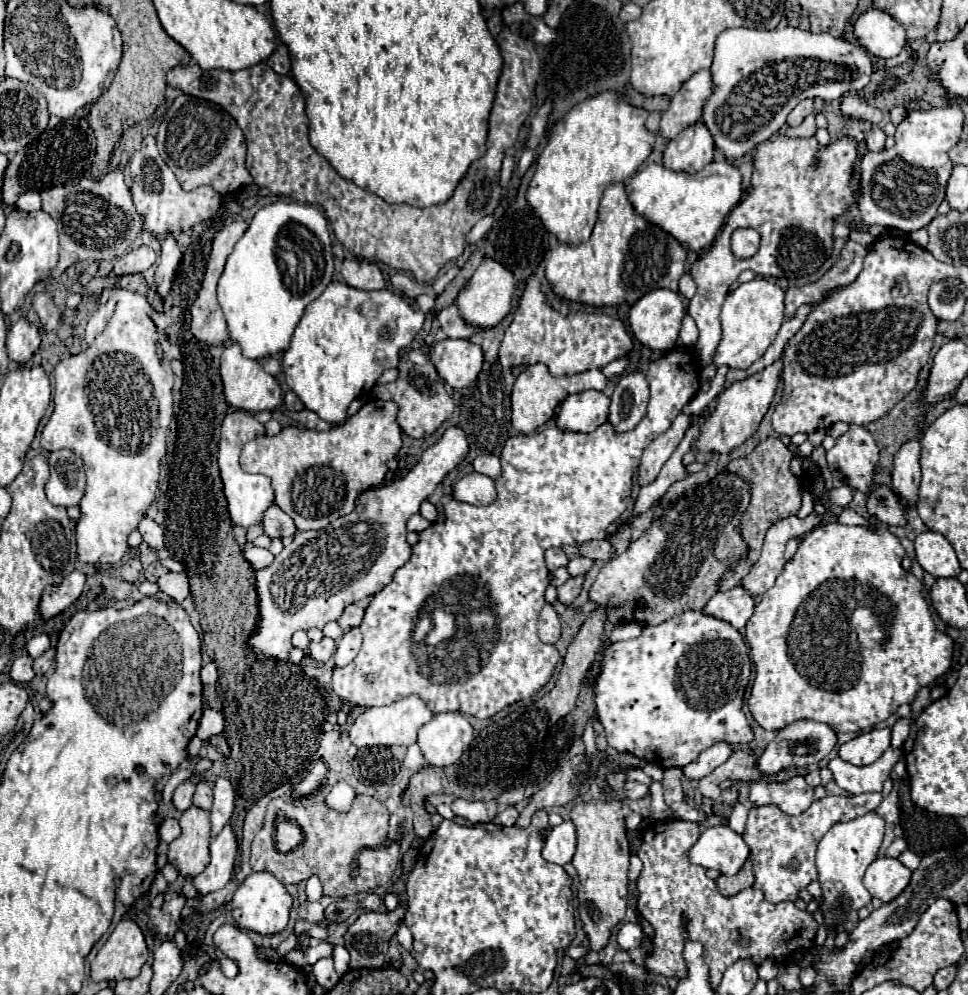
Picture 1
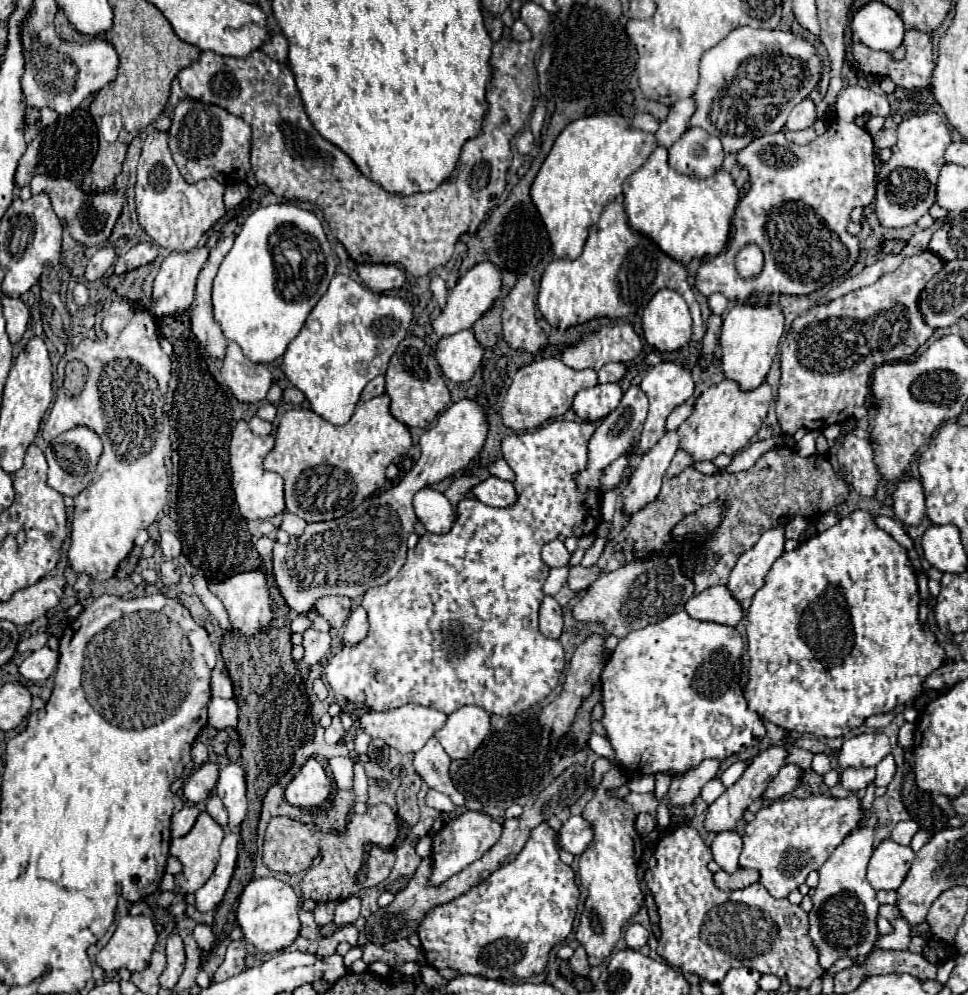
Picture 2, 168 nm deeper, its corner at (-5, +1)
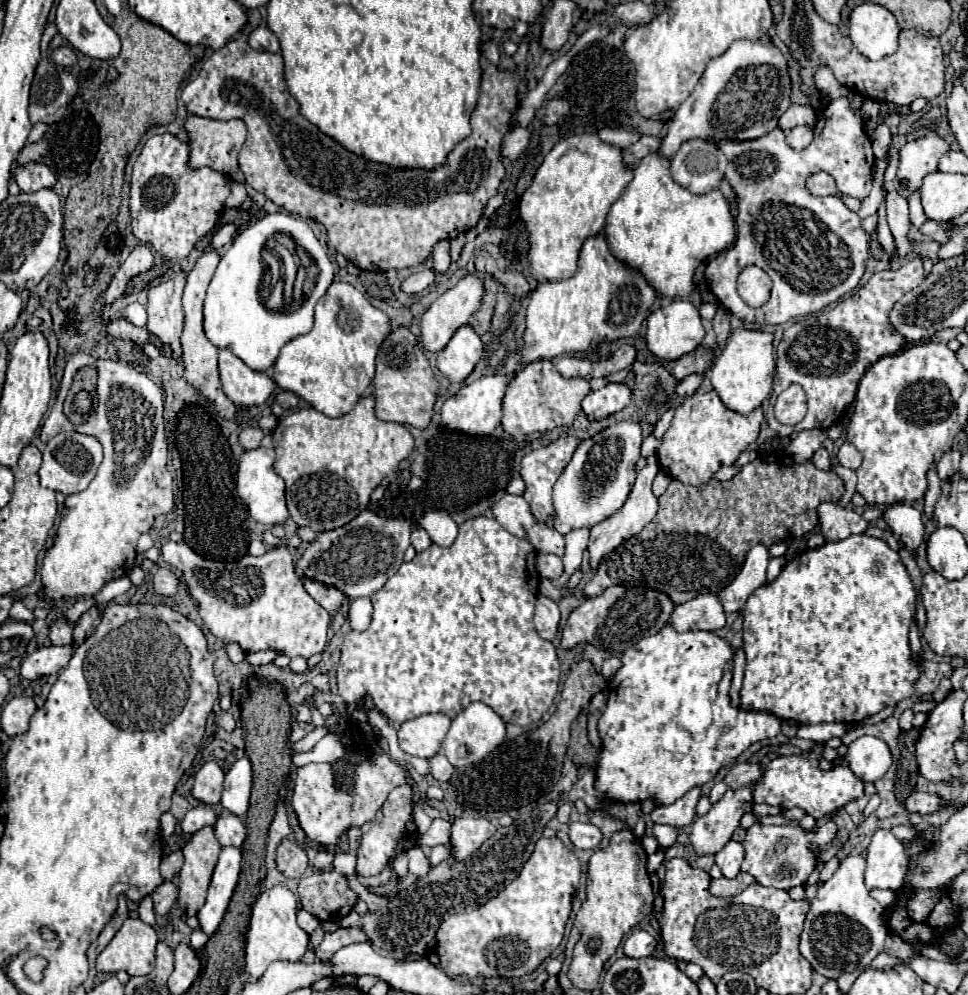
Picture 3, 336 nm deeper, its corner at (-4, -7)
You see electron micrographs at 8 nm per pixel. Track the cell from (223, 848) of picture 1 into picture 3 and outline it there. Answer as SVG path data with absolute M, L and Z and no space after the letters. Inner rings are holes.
M223 848L219 854L219 862L215 866L211 884L209 884L209 894L205 906L199 910L197 918L201 924L201 930L207 936L213 936L227 912L229 900L233 896L233 890L237 886L241 872L241 850L239 848Z

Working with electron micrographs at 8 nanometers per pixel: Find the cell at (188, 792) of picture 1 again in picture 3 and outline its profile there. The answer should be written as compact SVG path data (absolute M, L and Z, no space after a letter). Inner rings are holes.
M207 762L201 766L201 770L195 774L195 784L193 784L193 796L209 806L219 804L221 800L221 790L223 790L223 780L225 774L219 768L217 762Z

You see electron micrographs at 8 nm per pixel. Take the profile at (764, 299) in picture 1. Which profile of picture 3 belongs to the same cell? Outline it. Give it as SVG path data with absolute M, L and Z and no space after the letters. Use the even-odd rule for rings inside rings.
M735 330L727 346L723 348L721 356L715 360L709 380L715 392L719 394L721 402L729 410L737 414L749 414L767 400L773 384L773 372L775 372L773 334L759 330Z

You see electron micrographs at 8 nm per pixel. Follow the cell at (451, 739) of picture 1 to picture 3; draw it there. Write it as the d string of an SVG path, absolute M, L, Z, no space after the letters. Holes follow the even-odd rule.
M471 702L463 712L459 712L453 718L453 724L441 744L441 750L455 768L471 766L471 764L481 762L489 752L493 752L497 746L501 746L505 740L505 734L507 734L505 720L493 708L485 706L483 702Z

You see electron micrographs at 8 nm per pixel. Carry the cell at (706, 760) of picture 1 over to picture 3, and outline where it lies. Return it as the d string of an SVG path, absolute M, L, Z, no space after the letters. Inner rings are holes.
M693 788L685 796L675 800L673 804L653 808L653 812L649 816L657 824L683 828L683 826L689 826L695 820L695 804L697 804L697 800L699 800L699 788Z

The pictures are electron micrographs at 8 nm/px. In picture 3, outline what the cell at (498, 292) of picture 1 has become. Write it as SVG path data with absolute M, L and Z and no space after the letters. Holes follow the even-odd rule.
M463 276L453 288L443 292L427 308L427 312L421 316L421 342L423 342L423 348L429 350L429 352L439 352L441 348L445 348L447 342L451 340L451 336L455 334L455 330L459 326L467 324L471 314L479 308L483 292L485 292L483 290L483 280L479 276Z

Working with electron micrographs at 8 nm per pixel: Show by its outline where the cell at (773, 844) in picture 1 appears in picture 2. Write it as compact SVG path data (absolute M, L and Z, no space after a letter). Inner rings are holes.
M850 794L846 798L834 798L834 796L808 796L808 798L780 798L772 804L764 806L756 812L756 818L746 824L744 828L744 848L740 854L740 866L742 868L754 868L762 872L762 886L774 896L774 898L786 898L792 890L796 890L800 884L806 882L806 876L812 870L818 870L826 858L834 852L834 848L850 834L850 830L858 828L858 824L864 820L866 812L862 810L862 798L856 794Z

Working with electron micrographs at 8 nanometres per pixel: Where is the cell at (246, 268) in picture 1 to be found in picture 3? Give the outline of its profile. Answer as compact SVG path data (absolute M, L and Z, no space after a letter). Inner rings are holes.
M281 212L267 214L261 220L257 220L253 226L243 230L233 240L231 248L221 256L221 262L215 270L215 276L207 288L207 298L205 298L205 310L203 310L205 336L209 338L209 342L213 346L229 348L249 368L253 368L257 372L265 372L267 368L271 368L275 364L279 350L289 340L293 340L301 334L307 334L313 328L313 308L315 308L317 300L325 294L329 284L333 282L333 276L335 276L335 268L333 268L331 260L327 258L327 250L319 244L313 230L303 220L299 220L291 214L281 214ZM277 232L291 236L293 242L297 242L297 246L301 246L319 268L315 286L311 288L307 298L301 302L301 306L295 308L293 312L281 312L281 310L271 312L265 308L263 298L259 296L259 286L261 286L263 272L265 272L263 264L261 264L261 252L263 252L263 246L267 244L267 240L271 236L275 236Z

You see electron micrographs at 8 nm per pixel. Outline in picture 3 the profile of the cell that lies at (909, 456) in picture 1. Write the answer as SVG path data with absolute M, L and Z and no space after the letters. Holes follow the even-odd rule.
M893 504L883 510L883 520L891 526L893 534L899 536L901 544L911 552L917 552L923 542L923 520L921 512L911 504Z

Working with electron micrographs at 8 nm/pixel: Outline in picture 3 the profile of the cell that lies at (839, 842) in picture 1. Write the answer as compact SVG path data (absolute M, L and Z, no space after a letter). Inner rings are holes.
M859 854L847 856L833 878L829 878L811 900L809 914L805 918L805 930L801 934L799 952L809 960L815 972L825 978L839 978L845 972L861 972L871 960L883 952L883 942L889 934L883 906L869 896L863 882L865 858Z

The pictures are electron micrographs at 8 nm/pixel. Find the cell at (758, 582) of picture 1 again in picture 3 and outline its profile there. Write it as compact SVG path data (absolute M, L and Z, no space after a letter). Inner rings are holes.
M761 544L753 546L751 552L747 554L747 560L745 560L741 572L737 574L737 578L717 594L725 612L743 610L743 606L745 606L747 598L753 594L753 590L757 590L759 586L763 586L767 582L767 578L765 578L767 564L769 564L769 550Z

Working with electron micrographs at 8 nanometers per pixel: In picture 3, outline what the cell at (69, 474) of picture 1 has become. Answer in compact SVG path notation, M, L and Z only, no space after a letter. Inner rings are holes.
M61 432L55 438L51 438L43 450L43 464L39 468L41 486L63 492L65 496L81 492L89 486L89 482L97 474L101 458L103 458L103 448L93 436L79 432Z

